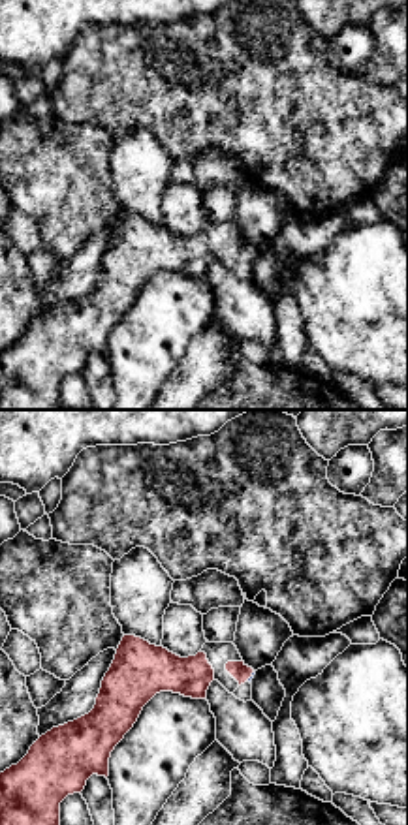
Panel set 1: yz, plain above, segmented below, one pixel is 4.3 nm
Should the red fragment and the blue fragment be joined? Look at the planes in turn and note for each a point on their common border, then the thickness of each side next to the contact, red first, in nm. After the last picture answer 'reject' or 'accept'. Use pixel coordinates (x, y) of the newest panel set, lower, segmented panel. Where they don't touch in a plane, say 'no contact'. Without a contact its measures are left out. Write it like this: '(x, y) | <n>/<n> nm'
(251, 675) | 80/20 nm

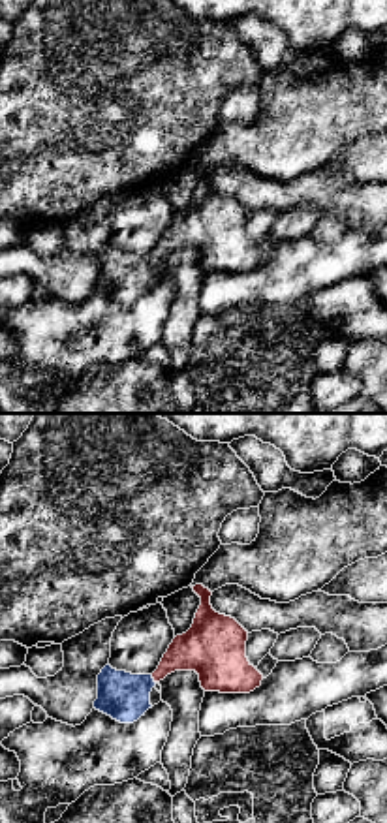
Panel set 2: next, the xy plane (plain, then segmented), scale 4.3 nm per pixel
(153, 677) | 200/200 nm

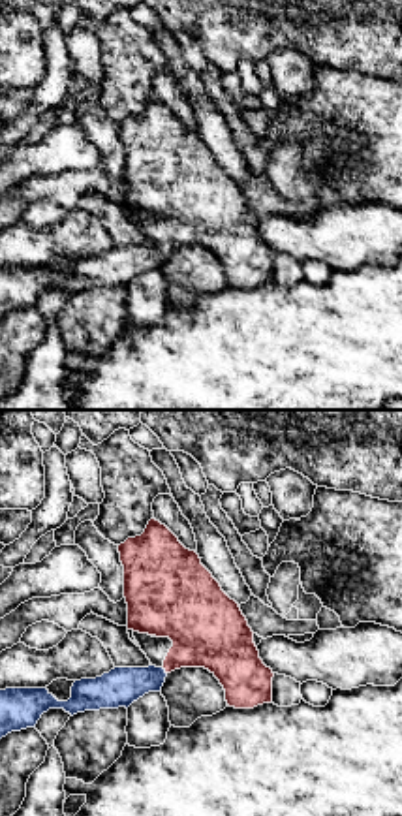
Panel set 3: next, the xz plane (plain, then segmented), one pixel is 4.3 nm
(164, 668) | 320/170 nm

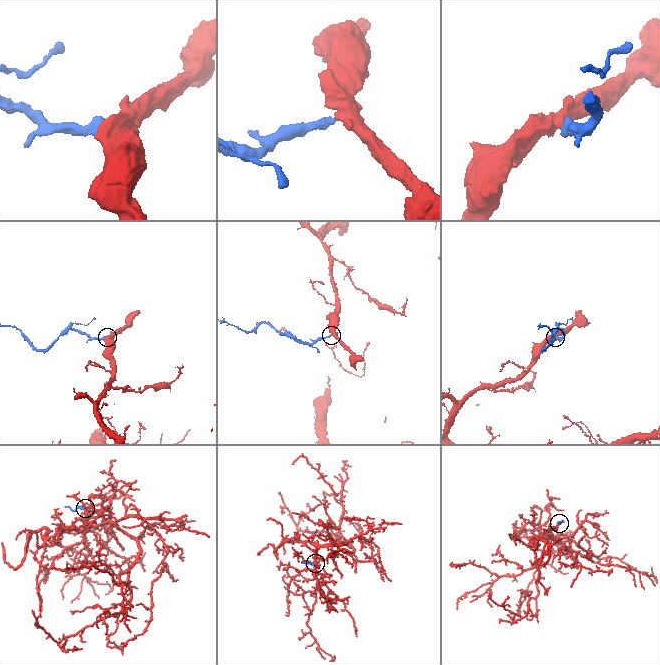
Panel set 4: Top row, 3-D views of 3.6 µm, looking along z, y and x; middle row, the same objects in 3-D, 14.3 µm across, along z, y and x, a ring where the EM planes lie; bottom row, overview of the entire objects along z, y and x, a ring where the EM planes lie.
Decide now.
accept

